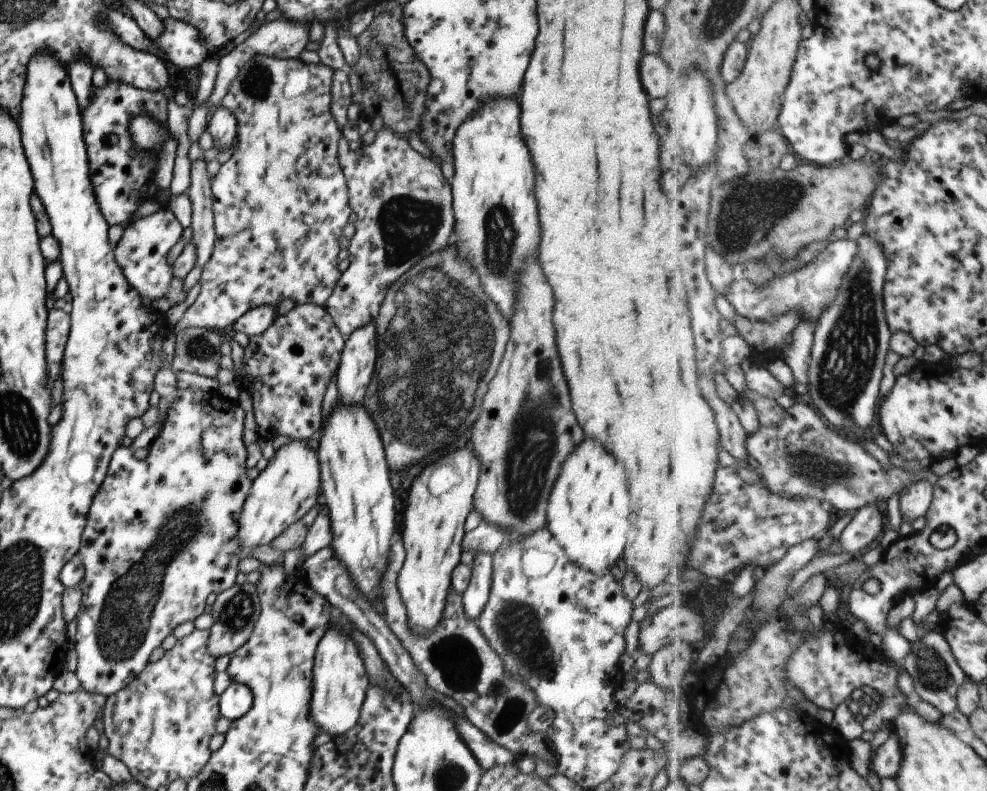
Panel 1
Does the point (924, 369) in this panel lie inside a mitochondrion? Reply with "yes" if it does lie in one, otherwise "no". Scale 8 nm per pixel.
no

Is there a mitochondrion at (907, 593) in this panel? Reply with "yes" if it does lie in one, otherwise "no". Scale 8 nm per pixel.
no

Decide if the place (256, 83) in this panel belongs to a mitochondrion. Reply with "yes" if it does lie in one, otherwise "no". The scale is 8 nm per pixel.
yes

